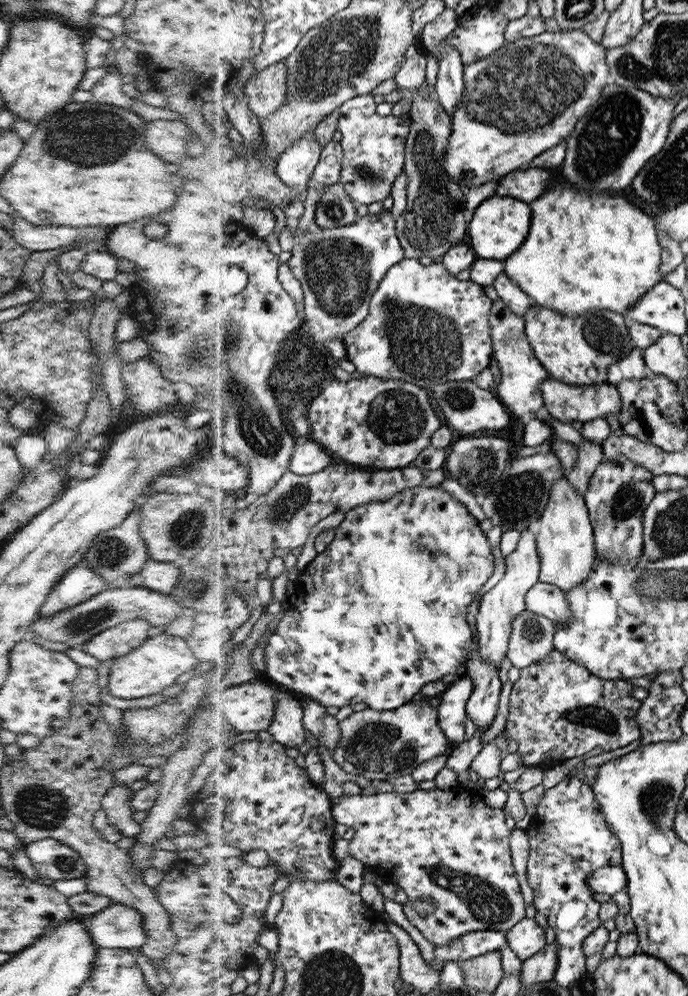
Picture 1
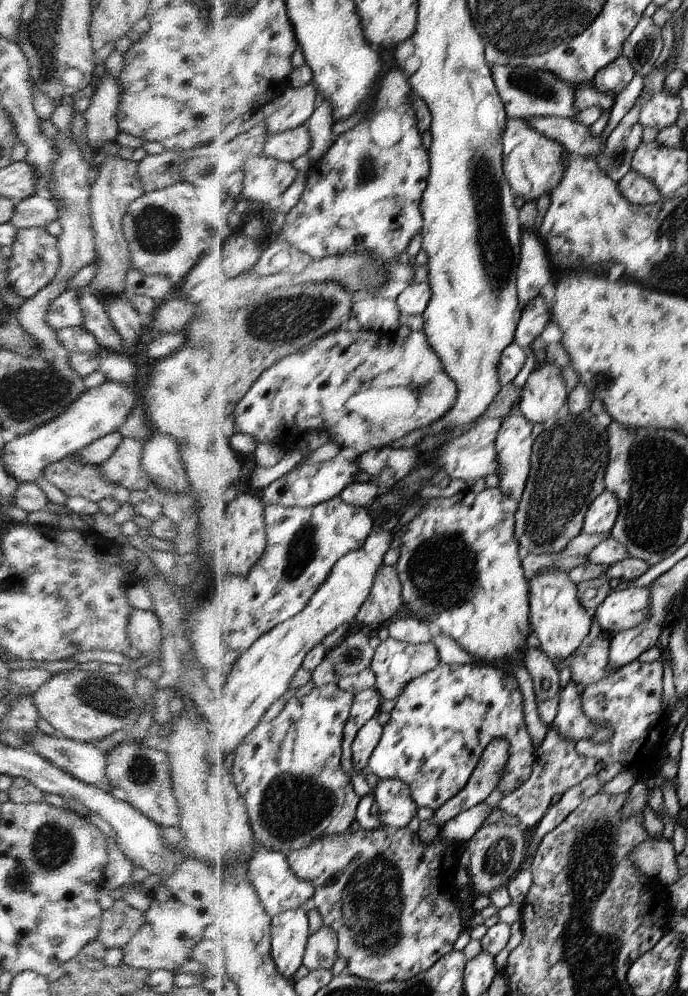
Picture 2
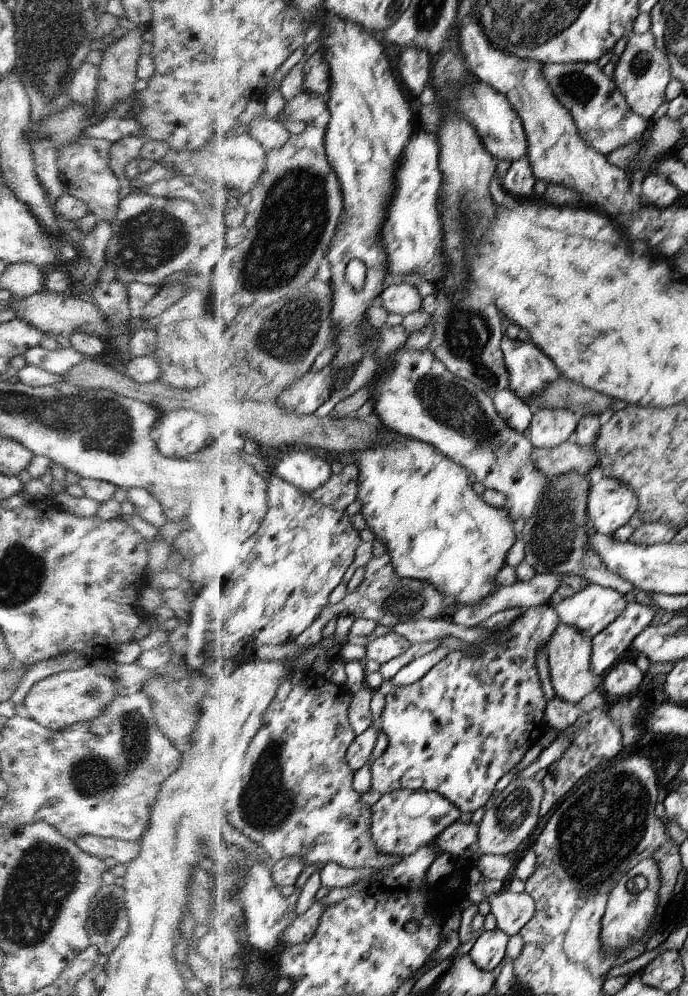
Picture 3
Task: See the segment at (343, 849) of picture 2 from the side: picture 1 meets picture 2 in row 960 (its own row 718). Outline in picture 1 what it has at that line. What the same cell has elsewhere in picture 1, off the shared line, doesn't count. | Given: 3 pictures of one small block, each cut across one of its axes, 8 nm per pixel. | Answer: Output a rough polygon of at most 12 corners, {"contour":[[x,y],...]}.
{"contour":[[429,698],[341,721],[344,770],[394,781],[452,741]]}

